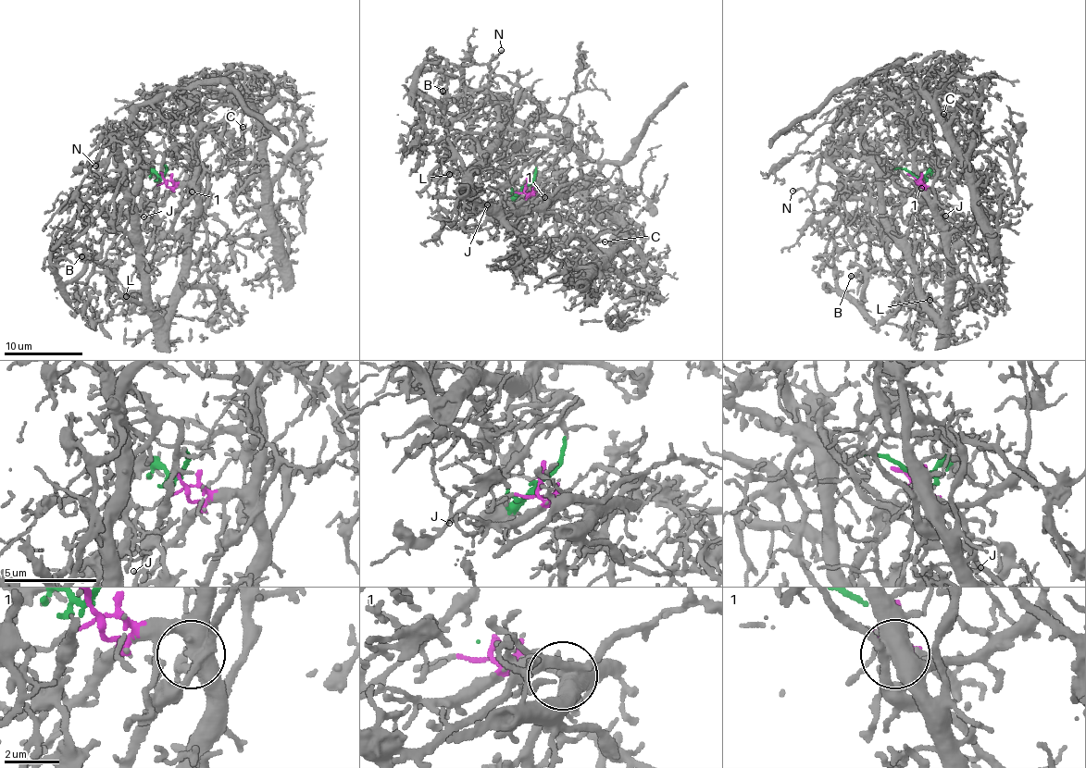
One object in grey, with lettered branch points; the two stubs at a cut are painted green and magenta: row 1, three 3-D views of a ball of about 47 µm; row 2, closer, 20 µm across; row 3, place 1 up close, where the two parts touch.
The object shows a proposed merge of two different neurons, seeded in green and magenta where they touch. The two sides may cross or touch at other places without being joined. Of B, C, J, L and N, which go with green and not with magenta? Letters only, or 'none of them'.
C, N

